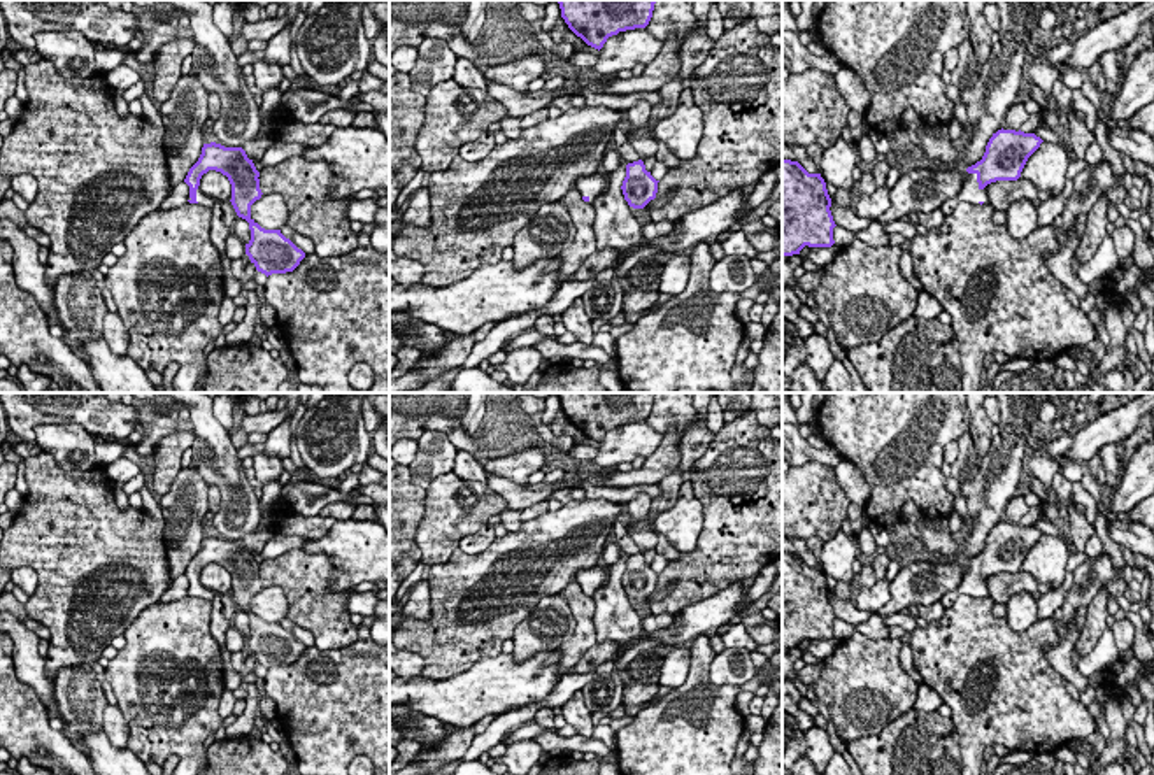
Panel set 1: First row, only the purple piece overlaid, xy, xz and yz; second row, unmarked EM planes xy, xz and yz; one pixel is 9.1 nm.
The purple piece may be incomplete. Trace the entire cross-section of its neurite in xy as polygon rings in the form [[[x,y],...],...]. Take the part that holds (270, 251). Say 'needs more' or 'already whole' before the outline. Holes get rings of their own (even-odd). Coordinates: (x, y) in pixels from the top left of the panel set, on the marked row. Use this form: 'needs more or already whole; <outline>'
needs more; [[[210,142],[203,144],[198,161],[189,168],[184,182],[189,186],[189,203],[212,209],[214,198],[200,189],[200,179],[209,170],[221,172],[232,184],[232,205],[239,217],[249,223],[251,240],[246,254],[258,272],[272,274],[293,272],[305,252],[298,249],[281,230],[265,230],[251,217],[251,205],[261,198],[260,172],[242,147],[224,147]]]

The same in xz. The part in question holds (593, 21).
already whole; [[[558,0],[558,4],[568,28],[600,51],[609,37],[645,28],[656,0]]]

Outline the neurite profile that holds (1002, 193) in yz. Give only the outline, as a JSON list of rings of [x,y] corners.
[[[1021,177],[1017,181],[991,182],[986,188],[986,195],[996,210],[1007,210],[1012,202],[1021,198],[1028,198],[1035,207],[1042,203],[1036,188]]]

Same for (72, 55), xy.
[[[39,32],[33,39],[40,58],[49,60],[63,77],[89,77],[98,72],[95,42],[81,32]]]

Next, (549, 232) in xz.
[[[561,202],[545,203],[514,237],[516,270],[523,270],[544,258],[556,258],[575,238],[575,226]]]

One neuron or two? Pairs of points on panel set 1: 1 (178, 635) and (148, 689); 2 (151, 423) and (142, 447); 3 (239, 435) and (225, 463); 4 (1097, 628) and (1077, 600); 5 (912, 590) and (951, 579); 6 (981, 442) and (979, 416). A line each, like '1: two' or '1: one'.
1: one
2: one
3: two
4: two
5: one
6: one

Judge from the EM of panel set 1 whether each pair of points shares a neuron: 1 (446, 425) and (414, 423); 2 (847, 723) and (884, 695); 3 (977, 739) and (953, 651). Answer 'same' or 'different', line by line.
1: same
2: same
3: same

